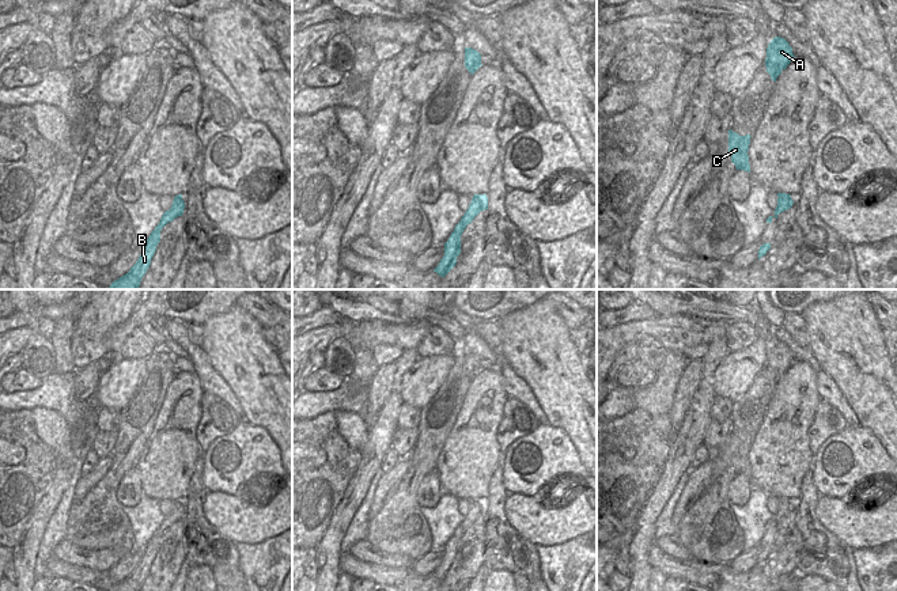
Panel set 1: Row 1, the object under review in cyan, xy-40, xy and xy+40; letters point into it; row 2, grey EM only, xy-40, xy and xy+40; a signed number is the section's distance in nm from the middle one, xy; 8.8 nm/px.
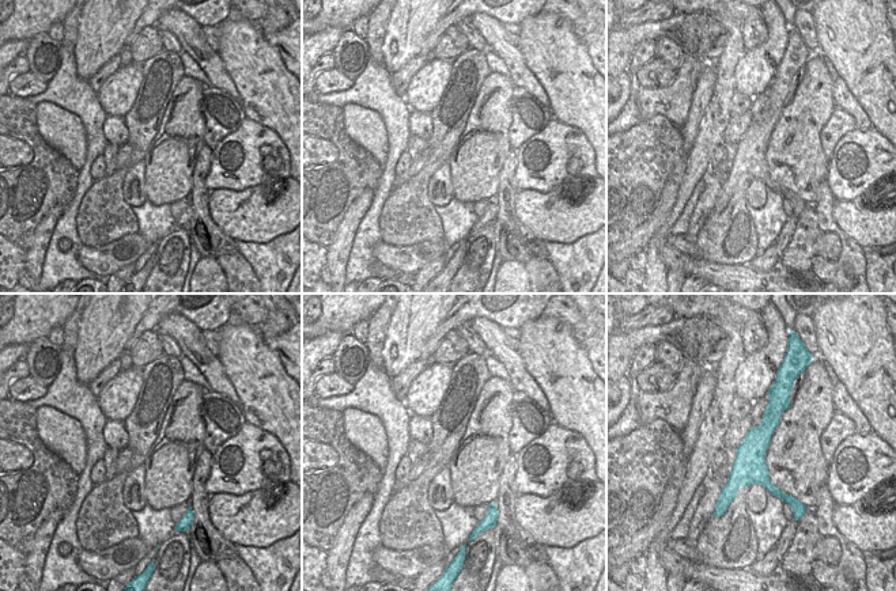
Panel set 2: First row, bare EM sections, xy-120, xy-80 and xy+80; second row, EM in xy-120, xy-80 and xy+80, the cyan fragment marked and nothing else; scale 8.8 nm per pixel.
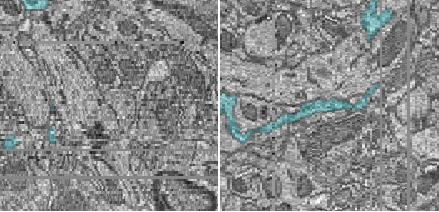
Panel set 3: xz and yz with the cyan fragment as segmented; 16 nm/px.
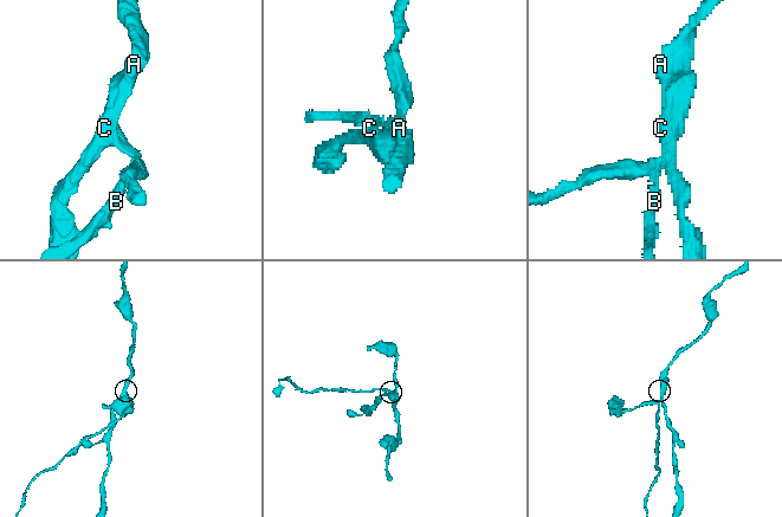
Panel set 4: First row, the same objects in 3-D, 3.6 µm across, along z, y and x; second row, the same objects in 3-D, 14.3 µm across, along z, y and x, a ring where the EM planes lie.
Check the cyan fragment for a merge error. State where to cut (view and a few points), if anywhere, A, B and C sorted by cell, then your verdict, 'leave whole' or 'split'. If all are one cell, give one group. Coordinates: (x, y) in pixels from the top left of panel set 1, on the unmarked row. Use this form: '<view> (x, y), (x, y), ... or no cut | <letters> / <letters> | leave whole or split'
xy (475, 500), (480, 506), (480, 511), (466, 527) | A C / B | split

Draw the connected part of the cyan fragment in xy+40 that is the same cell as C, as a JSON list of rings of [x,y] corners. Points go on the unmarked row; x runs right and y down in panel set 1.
[[[728,435],[728,458],[731,461],[731,466],[735,469],[737,474],[743,474],[750,477],[749,469],[749,448],[750,439],[739,440],[738,437]]]

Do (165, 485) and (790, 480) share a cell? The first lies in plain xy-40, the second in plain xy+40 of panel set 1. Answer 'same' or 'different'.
same

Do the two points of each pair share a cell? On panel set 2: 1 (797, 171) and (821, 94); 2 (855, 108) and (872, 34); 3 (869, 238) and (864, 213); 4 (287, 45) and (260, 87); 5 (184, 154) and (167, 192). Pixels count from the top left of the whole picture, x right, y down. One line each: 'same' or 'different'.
1: same
2: different
3: same
4: different
5: same

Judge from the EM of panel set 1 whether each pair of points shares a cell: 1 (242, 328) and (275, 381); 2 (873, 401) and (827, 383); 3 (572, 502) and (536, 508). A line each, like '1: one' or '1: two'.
1: one
2: two
3: one

